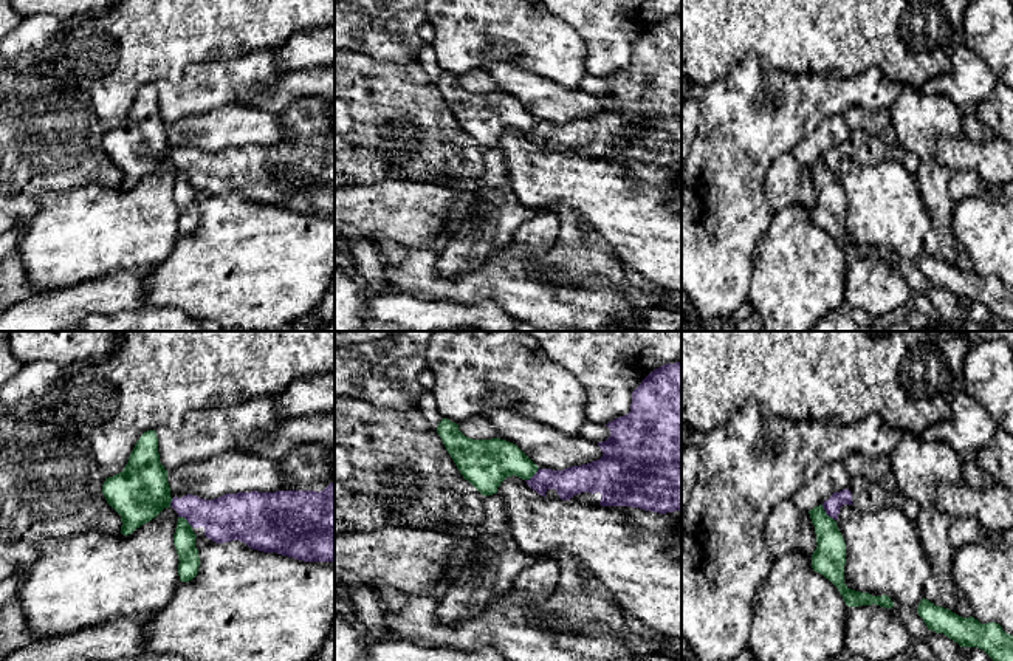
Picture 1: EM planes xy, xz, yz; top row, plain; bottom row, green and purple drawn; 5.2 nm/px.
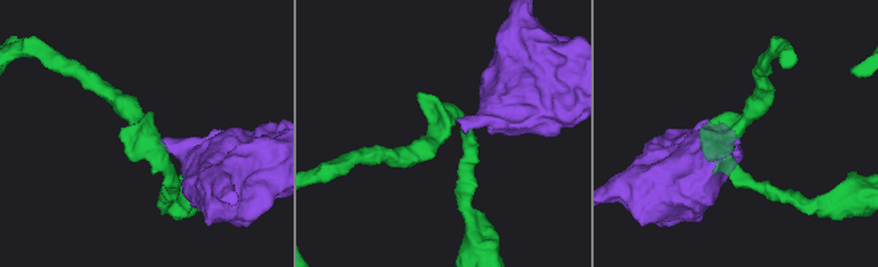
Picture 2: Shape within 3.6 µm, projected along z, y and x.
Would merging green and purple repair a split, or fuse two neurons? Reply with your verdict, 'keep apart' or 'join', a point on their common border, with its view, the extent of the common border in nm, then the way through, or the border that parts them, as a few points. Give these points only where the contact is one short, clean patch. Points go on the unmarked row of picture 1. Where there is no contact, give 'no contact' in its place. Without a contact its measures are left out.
keep apart; meets green in yz at (824, 166); contact 110 nm long; border along yz (821, 158), (834, 174)

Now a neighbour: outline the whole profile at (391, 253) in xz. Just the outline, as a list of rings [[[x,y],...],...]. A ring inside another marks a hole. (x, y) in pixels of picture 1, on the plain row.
[[[373,235],[372,245],[376,249],[383,265],[398,265],[403,257],[406,255],[401,245],[395,243],[393,240],[384,235]]]

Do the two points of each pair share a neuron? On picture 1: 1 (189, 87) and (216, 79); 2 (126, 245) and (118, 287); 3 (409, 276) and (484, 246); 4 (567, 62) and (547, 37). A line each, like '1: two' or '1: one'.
1: one
2: two
3: two
4: one

